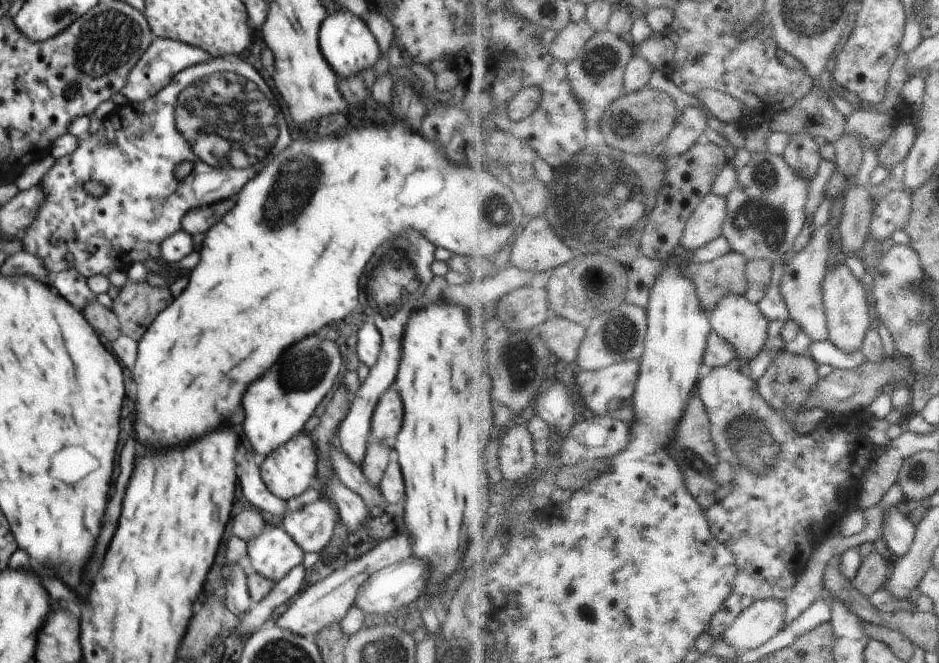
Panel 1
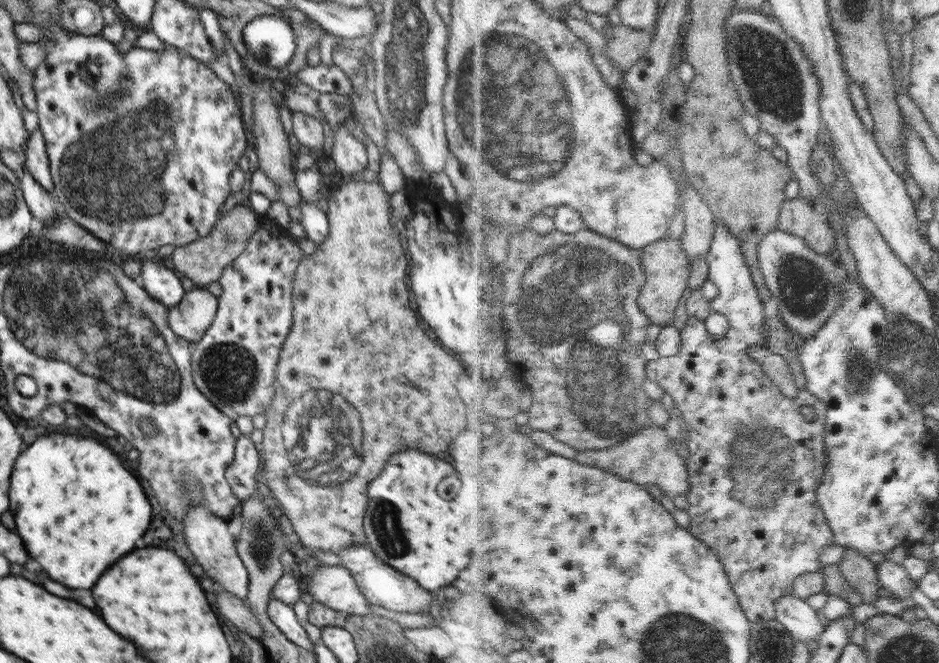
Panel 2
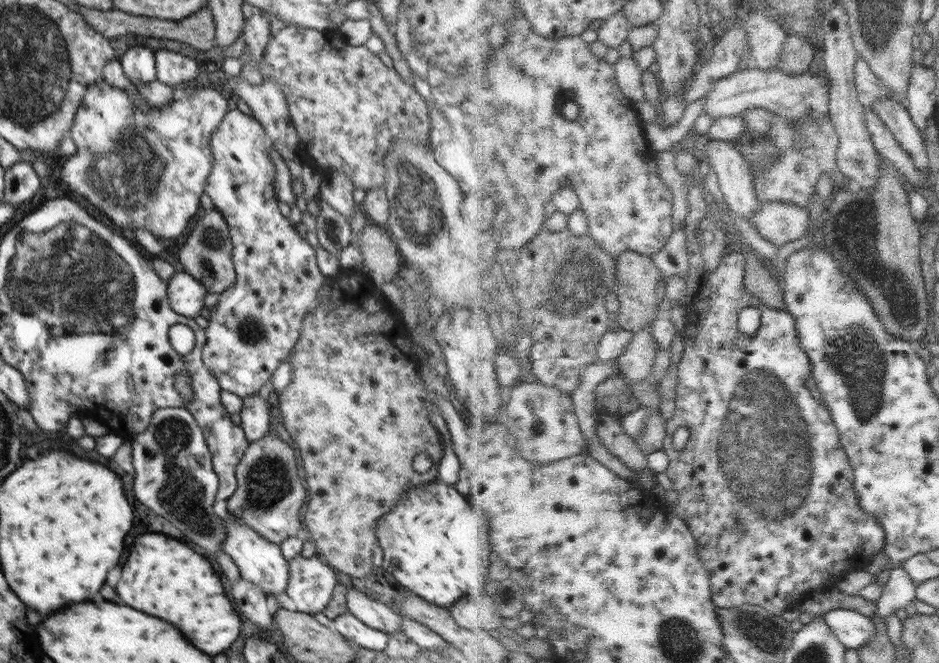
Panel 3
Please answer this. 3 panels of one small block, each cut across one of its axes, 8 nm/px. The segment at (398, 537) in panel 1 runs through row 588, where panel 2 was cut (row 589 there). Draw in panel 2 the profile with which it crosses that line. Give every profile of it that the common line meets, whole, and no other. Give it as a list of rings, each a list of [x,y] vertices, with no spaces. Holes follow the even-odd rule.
[[[323,565],[314,567],[314,571],[310,572],[310,576],[307,576],[307,573],[304,573],[303,571],[301,573],[303,573],[304,577],[306,575],[306,581],[304,581],[304,584],[306,584],[306,588],[314,601],[325,604],[328,608],[332,608],[340,612],[348,612],[348,614],[355,613],[356,615],[361,615],[364,618],[367,618],[368,614],[371,613],[370,606],[372,604],[368,602],[367,597],[363,595],[363,592],[357,585],[356,579],[351,575],[351,572],[343,565]]]

